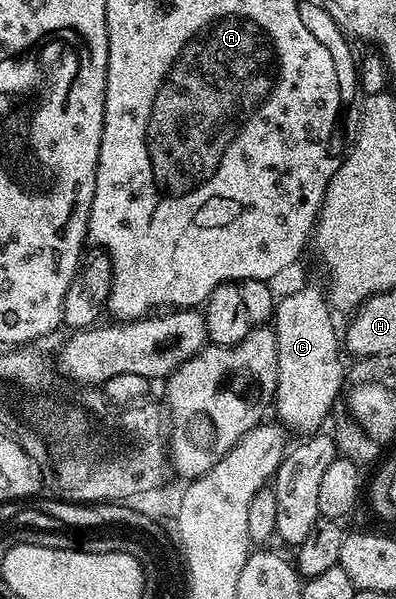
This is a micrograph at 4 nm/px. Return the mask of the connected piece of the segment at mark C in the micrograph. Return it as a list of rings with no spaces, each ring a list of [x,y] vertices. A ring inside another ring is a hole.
[[[306,285],[303,289],[298,289],[295,293],[290,293],[287,295],[283,301],[279,300],[274,306],[274,315],[272,318],[272,328],[274,334],[276,335],[276,355],[278,356],[278,382],[276,383],[276,391],[274,392],[274,400],[272,402],[272,409],[278,412],[277,420],[281,422],[287,430],[302,433],[298,435],[310,435],[315,431],[321,430],[323,428],[322,420],[329,418],[331,416],[332,410],[334,408],[334,403],[338,399],[339,393],[342,391],[342,382],[344,380],[344,365],[342,369],[342,357],[344,358],[343,350],[340,348],[340,329],[334,326],[335,314],[332,312],[332,306],[328,300],[327,294],[322,293],[314,285]]]

